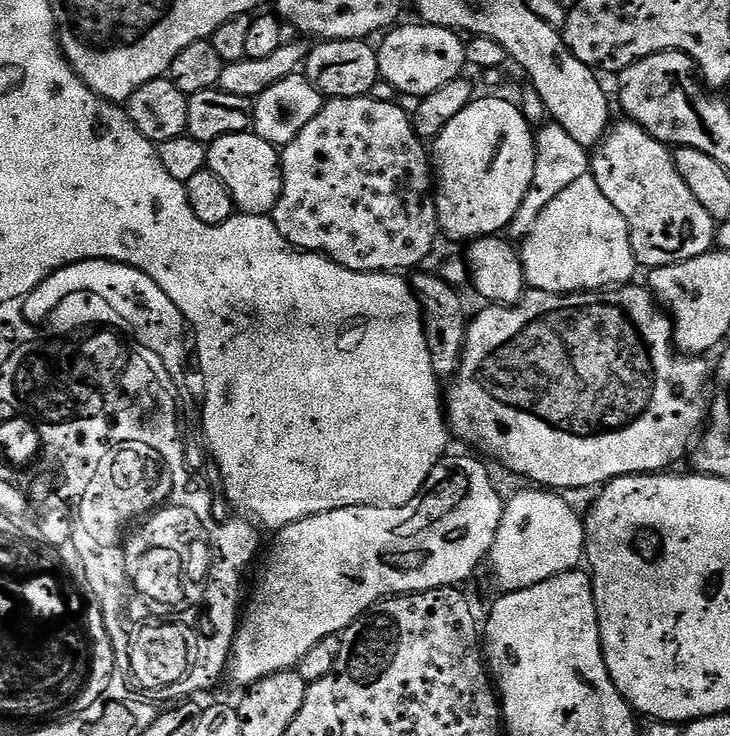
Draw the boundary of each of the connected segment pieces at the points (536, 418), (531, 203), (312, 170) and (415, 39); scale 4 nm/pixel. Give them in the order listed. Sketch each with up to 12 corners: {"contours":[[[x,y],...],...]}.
{"contours":[[[636,282],[471,317],[446,419],[548,490],[660,474],[707,359]],[[560,124],[535,133],[536,173],[506,229],[523,241],[538,214],[590,168]],[[329,99],[282,152],[286,242],[416,270],[438,237],[411,115]],[[401,23],[378,44],[380,79],[419,98],[466,68],[453,29]]]}

